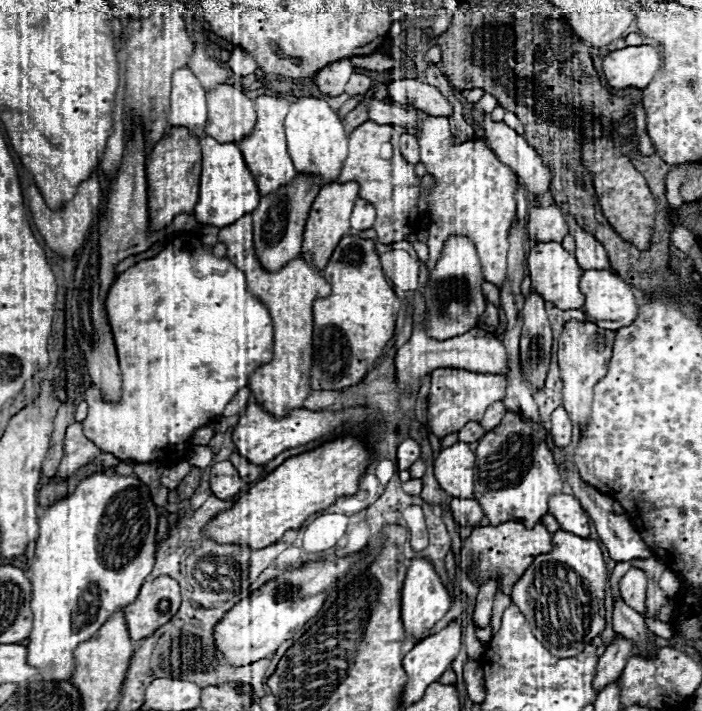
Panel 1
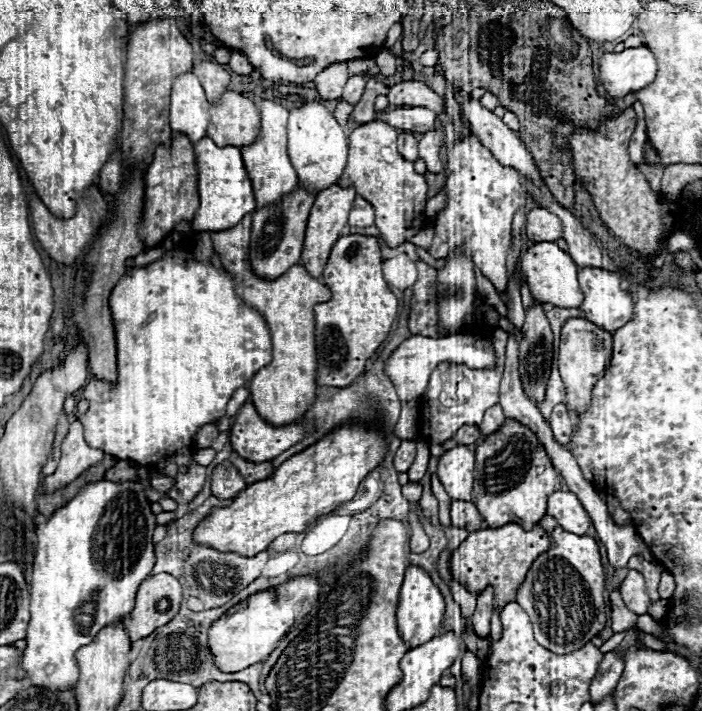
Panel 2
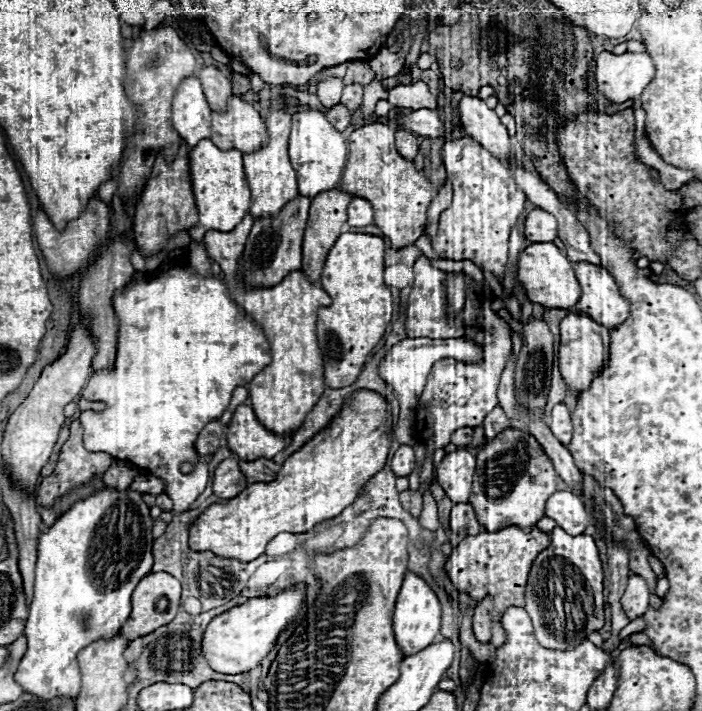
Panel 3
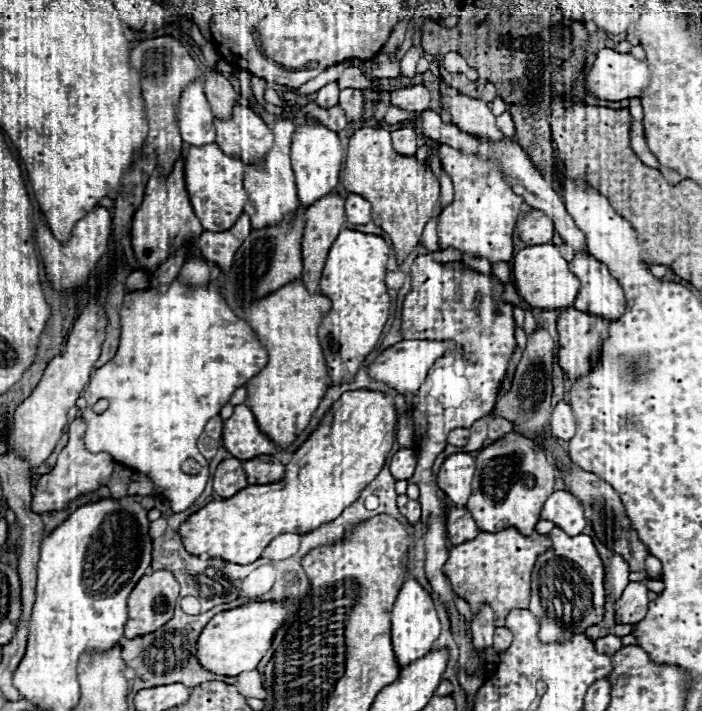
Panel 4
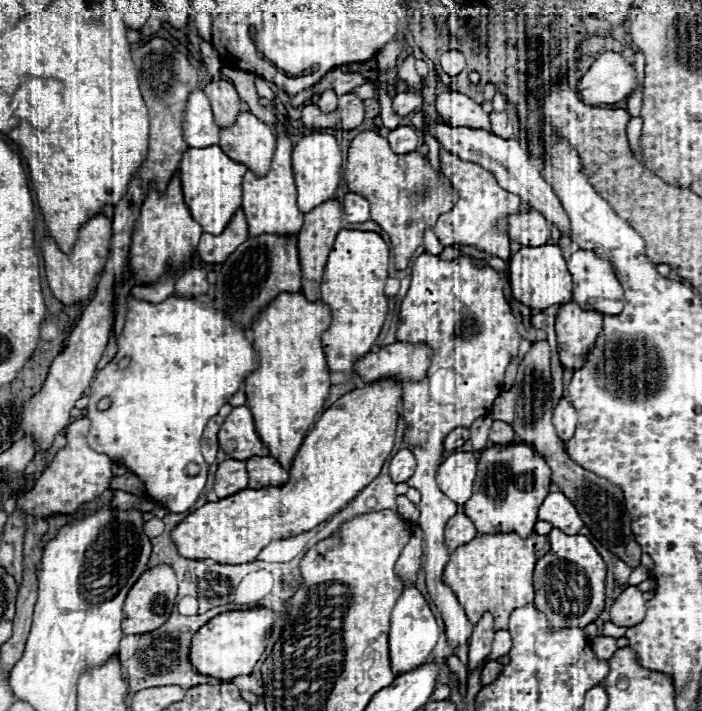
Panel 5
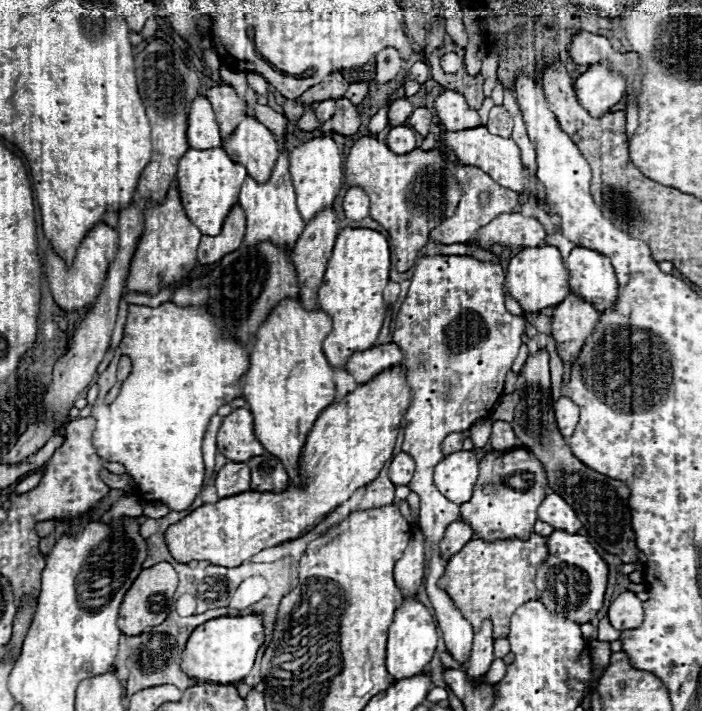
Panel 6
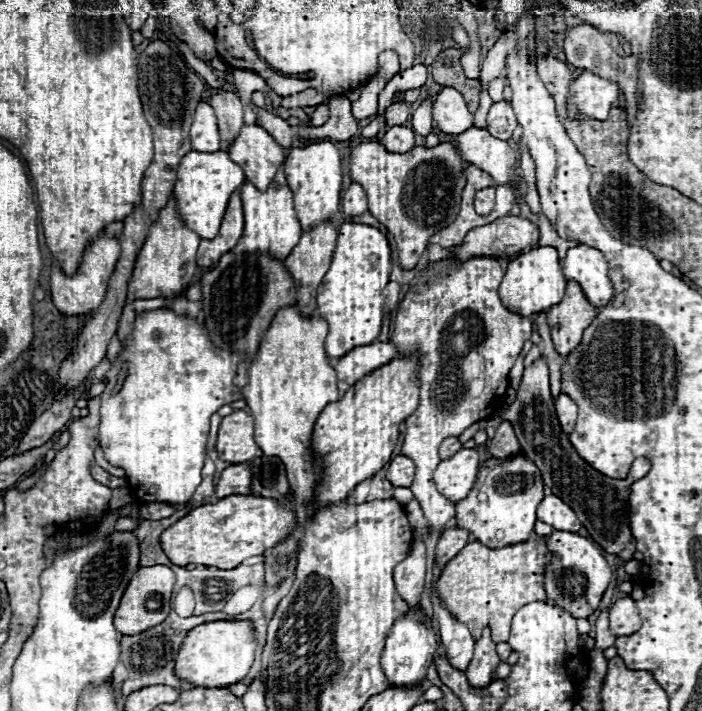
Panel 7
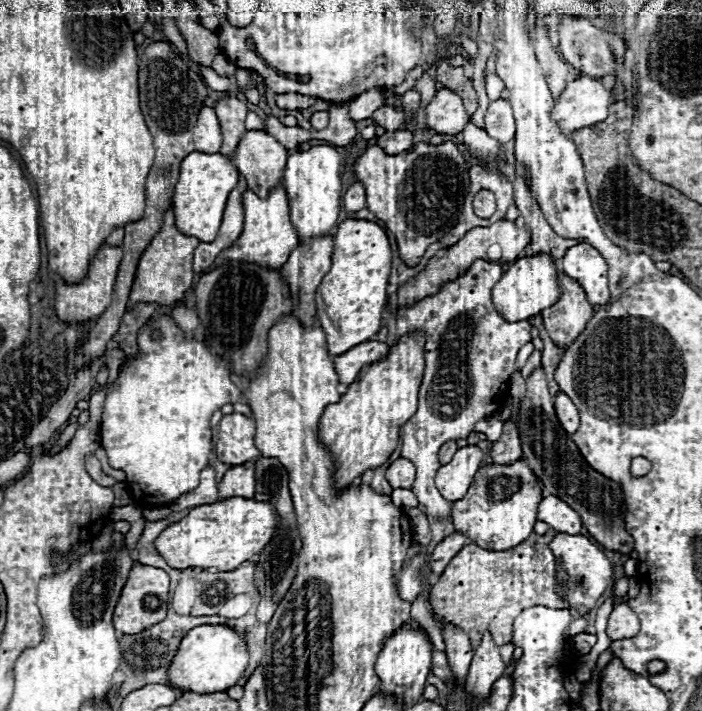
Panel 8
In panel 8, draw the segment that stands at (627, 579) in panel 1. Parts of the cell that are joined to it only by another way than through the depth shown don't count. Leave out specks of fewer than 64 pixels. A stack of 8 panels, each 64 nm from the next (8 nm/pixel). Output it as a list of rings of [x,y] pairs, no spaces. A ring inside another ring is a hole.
[[[618,602],[614,604],[614,610],[608,620],[608,636],[610,640],[622,640],[636,636],[640,630],[640,620],[630,608],[628,602]]]

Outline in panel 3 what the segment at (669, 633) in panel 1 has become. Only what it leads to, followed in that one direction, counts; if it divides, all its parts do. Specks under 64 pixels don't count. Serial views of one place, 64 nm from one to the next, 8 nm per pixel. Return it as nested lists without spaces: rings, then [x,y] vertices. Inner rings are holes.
[[[640,616],[640,618],[632,620],[626,628],[622,628],[620,634],[618,634],[618,638],[626,638],[626,636],[630,636],[630,634],[634,634],[634,632],[642,632],[644,628],[646,628],[646,620]]]

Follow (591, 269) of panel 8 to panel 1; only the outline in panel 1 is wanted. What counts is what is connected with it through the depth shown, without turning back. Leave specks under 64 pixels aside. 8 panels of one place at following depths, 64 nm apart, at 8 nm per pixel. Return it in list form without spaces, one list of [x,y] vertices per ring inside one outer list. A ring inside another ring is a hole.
[[[584,270],[580,278],[580,290],[586,296],[584,314],[588,322],[594,322],[606,330],[618,330],[630,326],[638,318],[638,304],[630,284],[626,284],[618,274],[610,270]]]

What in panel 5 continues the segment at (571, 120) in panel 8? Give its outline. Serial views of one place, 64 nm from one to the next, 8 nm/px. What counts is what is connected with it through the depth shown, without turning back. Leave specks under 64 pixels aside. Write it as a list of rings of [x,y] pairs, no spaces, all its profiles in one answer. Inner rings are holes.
[[[606,50],[598,54],[590,70],[580,78],[578,92],[584,104],[616,104],[628,98],[638,86],[634,64],[626,62],[620,52]]]

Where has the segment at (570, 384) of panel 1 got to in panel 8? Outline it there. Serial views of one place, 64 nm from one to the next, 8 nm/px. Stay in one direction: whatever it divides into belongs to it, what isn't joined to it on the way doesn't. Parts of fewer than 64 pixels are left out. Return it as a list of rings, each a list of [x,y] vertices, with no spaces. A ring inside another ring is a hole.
[[[558,274],[558,280],[562,296],[556,304],[542,312],[542,318],[554,344],[566,350],[582,334],[588,320],[594,316],[594,306],[588,304],[586,294],[576,280],[564,274]]]

